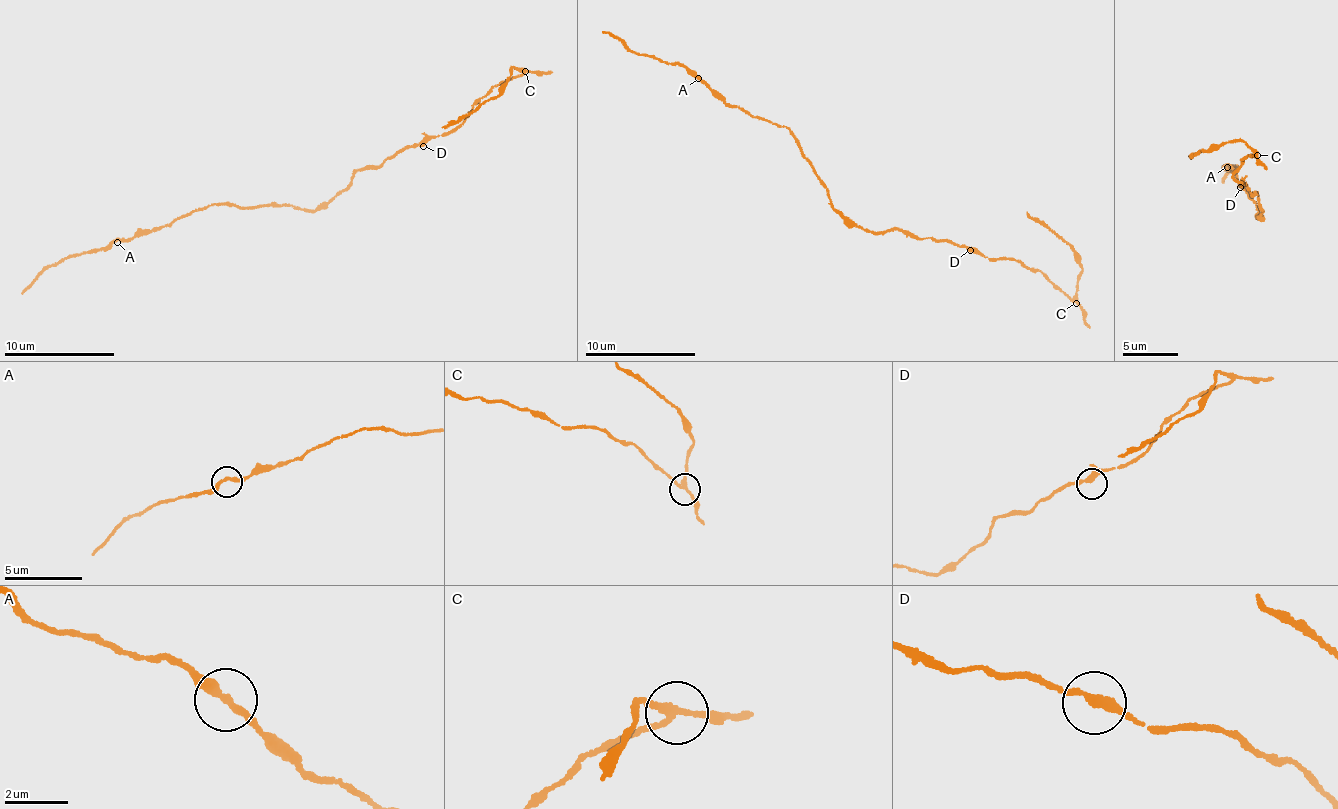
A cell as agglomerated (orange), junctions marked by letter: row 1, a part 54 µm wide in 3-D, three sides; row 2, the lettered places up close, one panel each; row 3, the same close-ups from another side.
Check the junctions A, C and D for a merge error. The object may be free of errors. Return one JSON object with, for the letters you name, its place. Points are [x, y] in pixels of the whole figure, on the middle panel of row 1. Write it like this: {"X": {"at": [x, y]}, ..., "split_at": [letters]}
{"C": {"at": [1076, 303]}, "split_at": ["C"]}

